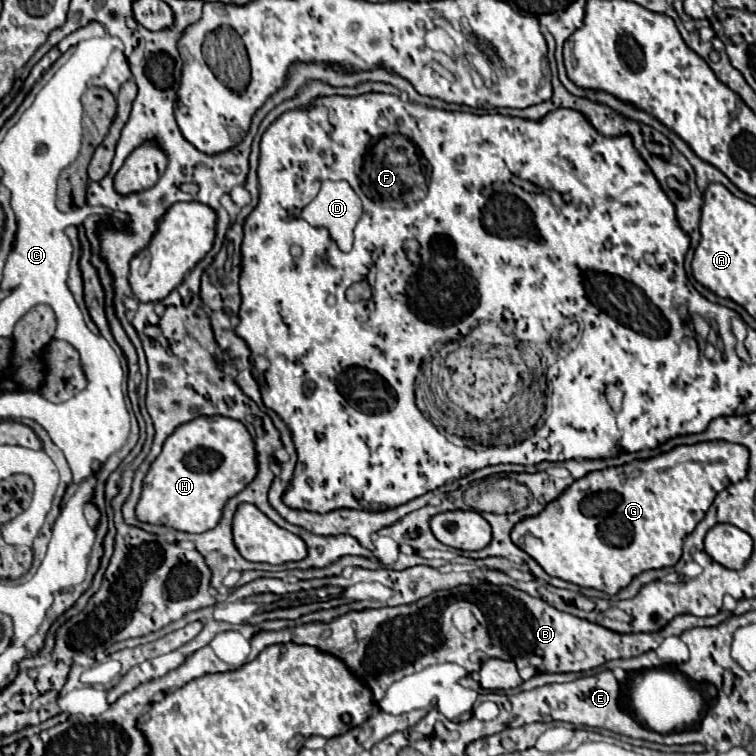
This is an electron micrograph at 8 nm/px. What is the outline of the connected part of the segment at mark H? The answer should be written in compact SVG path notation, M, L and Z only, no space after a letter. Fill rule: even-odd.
M201 416L181 424L165 440L163 452L145 476L135 512L141 522L201 534L219 524L227 500L237 496L255 476L257 452L247 428L233 418Z

